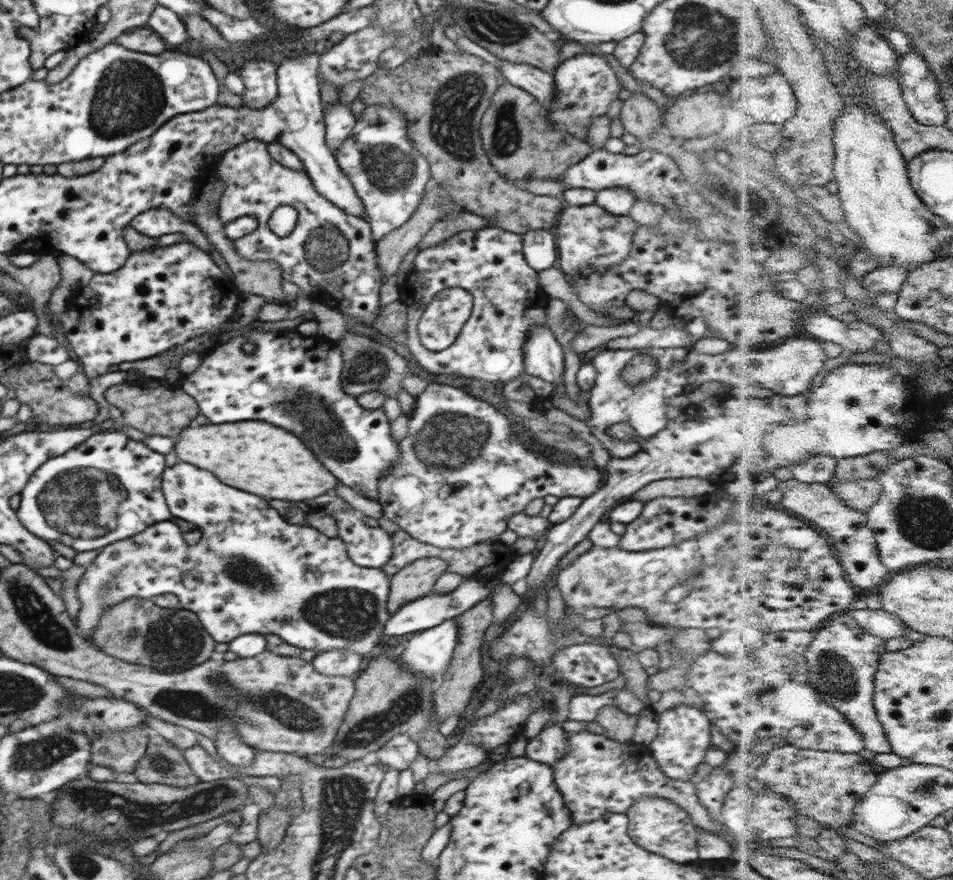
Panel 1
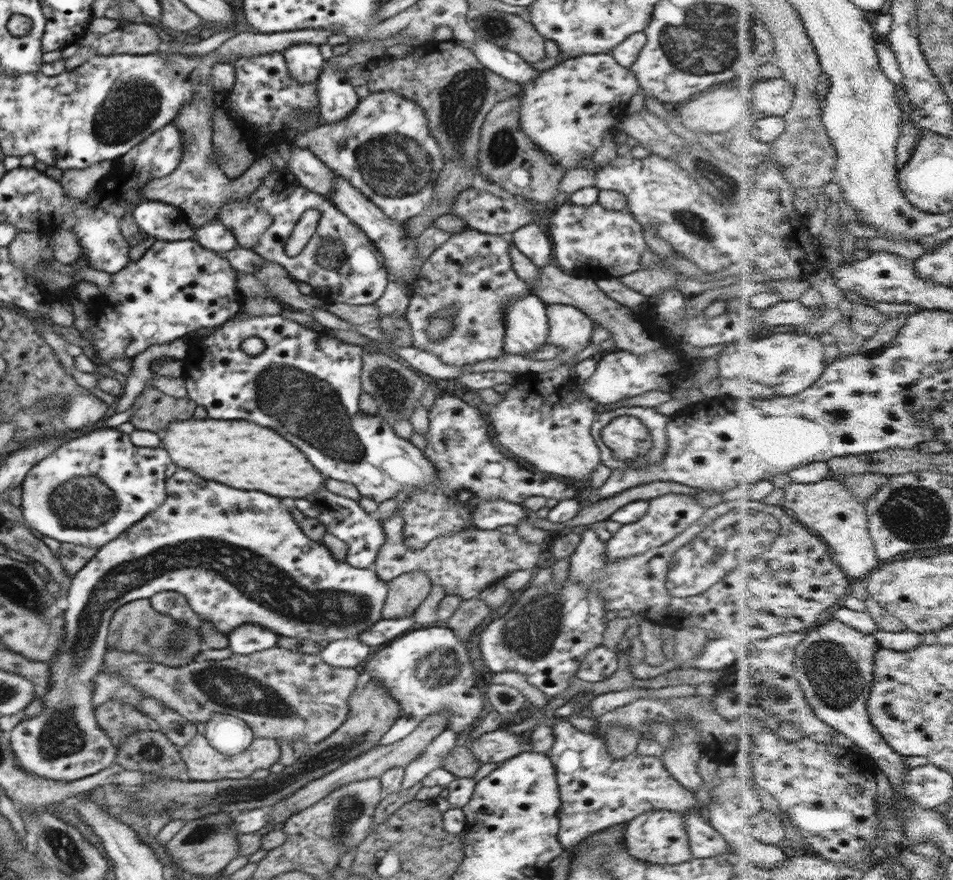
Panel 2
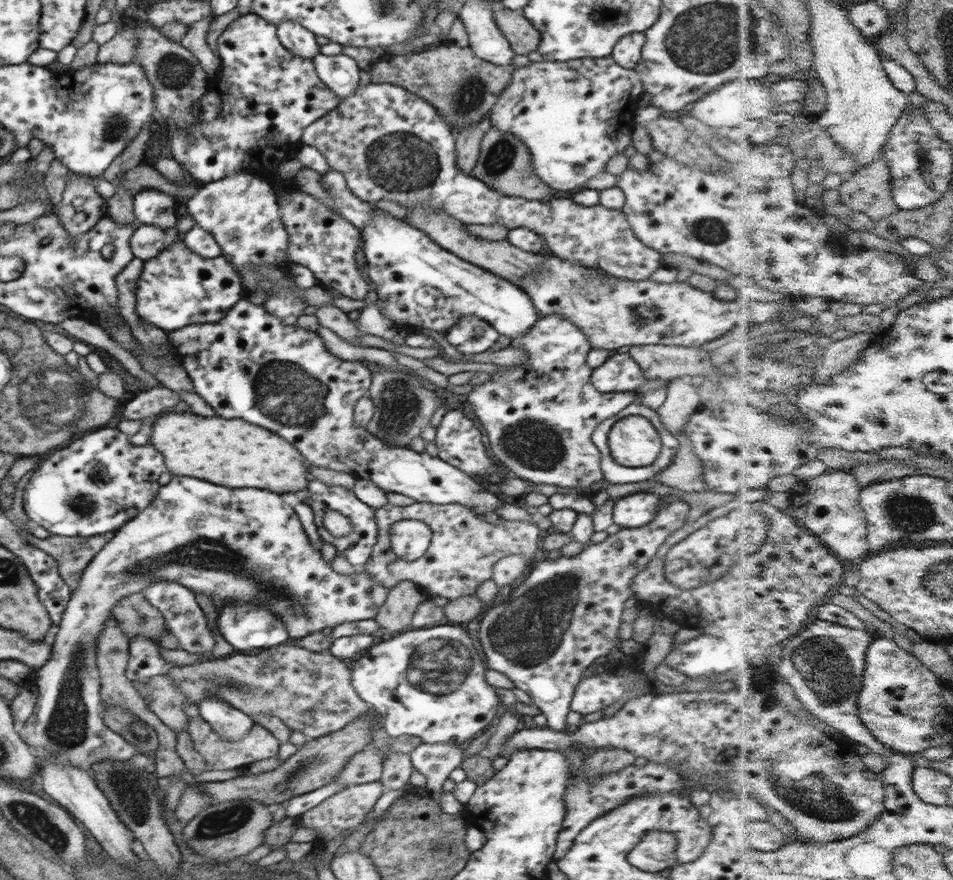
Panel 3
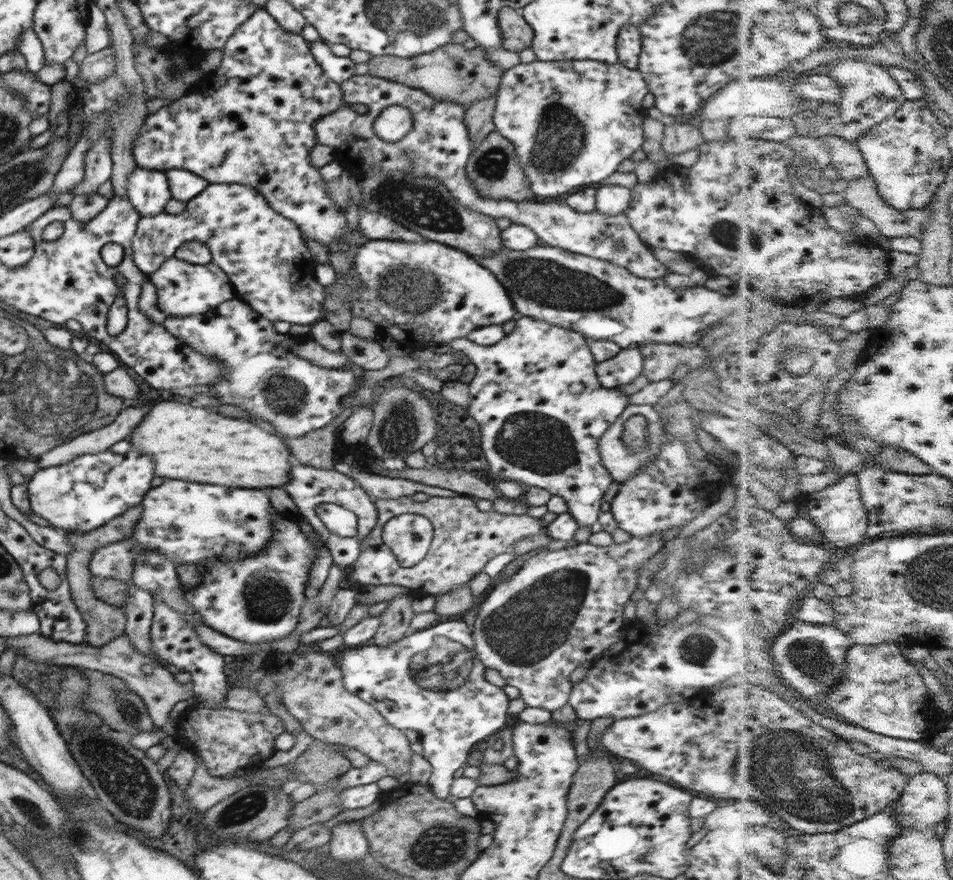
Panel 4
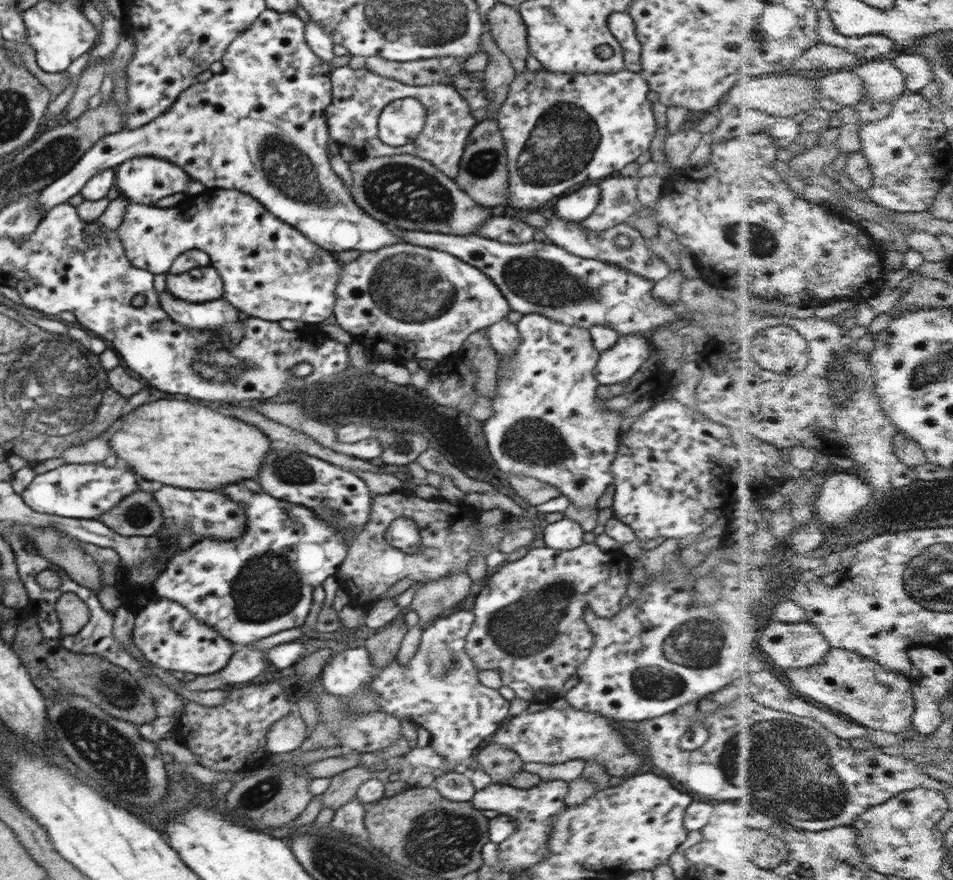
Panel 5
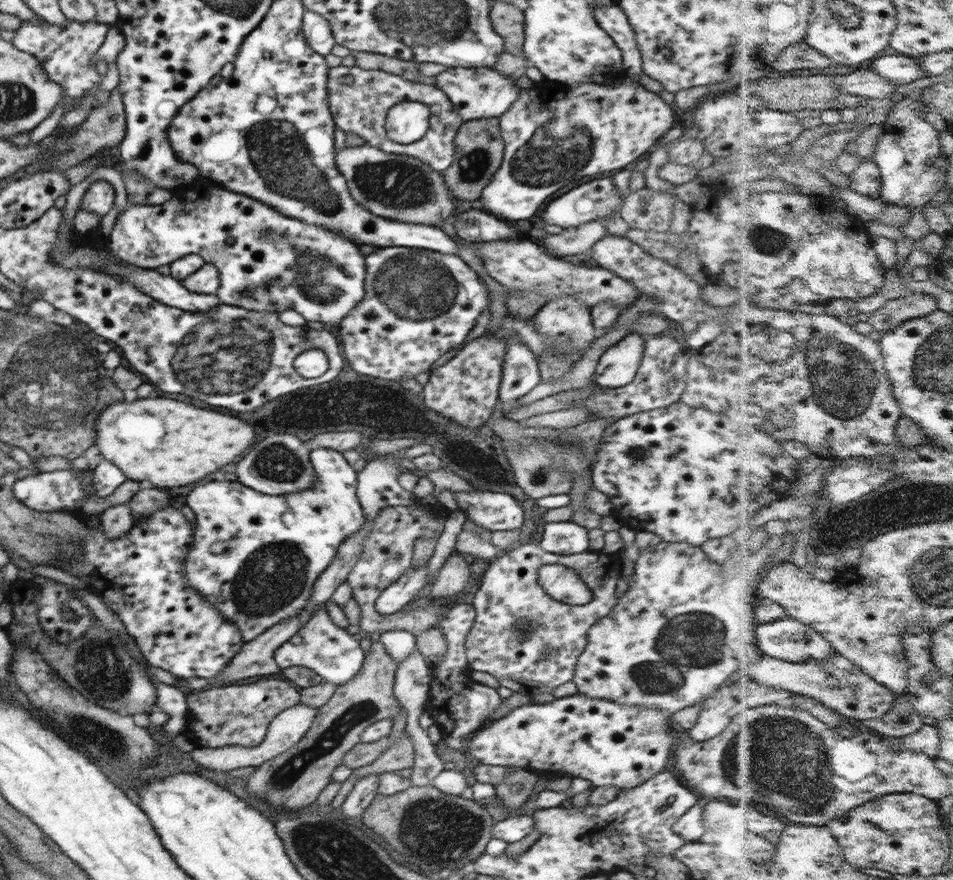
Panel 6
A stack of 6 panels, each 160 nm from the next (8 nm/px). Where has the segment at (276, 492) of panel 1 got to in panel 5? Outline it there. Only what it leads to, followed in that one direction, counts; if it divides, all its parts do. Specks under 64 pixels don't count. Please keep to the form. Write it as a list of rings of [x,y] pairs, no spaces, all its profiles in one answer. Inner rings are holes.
[[[156,400],[136,408],[128,416],[124,416],[122,428],[110,439],[111,451],[130,468],[134,468],[146,480],[156,480],[164,484],[174,484],[178,488],[202,488],[214,490],[226,484],[234,484],[246,478],[256,478],[264,464],[264,456],[270,452],[268,438],[254,426],[244,424],[234,418],[226,418],[216,410],[206,406],[190,404],[184,400]]]

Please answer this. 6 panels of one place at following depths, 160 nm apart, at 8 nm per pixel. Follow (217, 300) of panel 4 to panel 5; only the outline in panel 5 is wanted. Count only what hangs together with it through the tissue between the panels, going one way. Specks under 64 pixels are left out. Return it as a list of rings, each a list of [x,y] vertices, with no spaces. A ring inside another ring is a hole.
[[[211,265],[181,273],[167,271],[165,279],[166,290],[174,298],[186,303],[206,303],[223,298],[223,280]]]

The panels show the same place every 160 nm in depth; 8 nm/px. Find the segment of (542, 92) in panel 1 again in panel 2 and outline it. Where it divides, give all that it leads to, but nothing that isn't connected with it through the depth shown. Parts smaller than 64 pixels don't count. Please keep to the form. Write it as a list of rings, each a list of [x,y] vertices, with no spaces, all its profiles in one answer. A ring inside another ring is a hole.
[[[477,33],[472,52],[485,67],[508,80],[512,80],[512,82],[524,84],[539,77],[539,71],[534,69],[519,54],[504,50],[493,42],[484,40],[479,36],[479,33]]]

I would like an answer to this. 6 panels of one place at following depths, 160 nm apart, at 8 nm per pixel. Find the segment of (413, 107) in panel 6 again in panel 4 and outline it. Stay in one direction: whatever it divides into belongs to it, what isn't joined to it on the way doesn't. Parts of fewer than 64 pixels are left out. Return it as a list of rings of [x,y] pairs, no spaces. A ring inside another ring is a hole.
[[[389,106],[376,117],[373,129],[383,141],[399,142],[412,130],[411,116],[405,106]]]

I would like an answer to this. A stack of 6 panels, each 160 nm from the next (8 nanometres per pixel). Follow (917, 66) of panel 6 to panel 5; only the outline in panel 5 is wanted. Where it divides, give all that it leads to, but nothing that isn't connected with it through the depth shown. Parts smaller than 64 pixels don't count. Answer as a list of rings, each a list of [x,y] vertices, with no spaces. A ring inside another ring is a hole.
[[[876,58],[875,62],[866,62],[859,68],[854,69],[865,81],[867,93],[862,101],[869,102],[893,102],[904,96],[908,92],[907,76],[895,59]]]

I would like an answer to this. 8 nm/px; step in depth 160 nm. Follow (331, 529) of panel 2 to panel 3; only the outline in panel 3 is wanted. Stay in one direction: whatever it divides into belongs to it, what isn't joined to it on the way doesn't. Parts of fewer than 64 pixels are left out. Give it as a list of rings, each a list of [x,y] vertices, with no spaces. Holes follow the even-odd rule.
[[[310,478],[312,482],[308,484],[306,490],[298,492],[296,496],[300,498],[300,502],[304,502],[314,511],[315,525],[317,526],[321,538],[333,544],[336,547],[337,554],[347,558],[348,562],[355,568],[360,569],[371,555],[374,543],[376,541],[377,520],[375,519],[375,509],[364,504],[356,498],[356,495],[349,488],[343,486],[328,486],[324,482]],[[325,510],[337,510],[340,514],[350,519],[352,530],[346,536],[334,536],[324,525],[323,518]]]

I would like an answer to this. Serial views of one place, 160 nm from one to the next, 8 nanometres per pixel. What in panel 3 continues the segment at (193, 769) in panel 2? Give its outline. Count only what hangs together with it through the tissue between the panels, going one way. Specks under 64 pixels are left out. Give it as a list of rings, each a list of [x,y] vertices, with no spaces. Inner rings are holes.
[[[200,716],[189,717],[189,733],[193,742],[193,747],[201,754],[205,762],[206,769],[209,770],[234,770],[249,766],[258,760],[274,758],[279,754],[281,742],[264,727],[254,723],[249,733],[238,742],[228,742],[213,731],[213,728]]]

